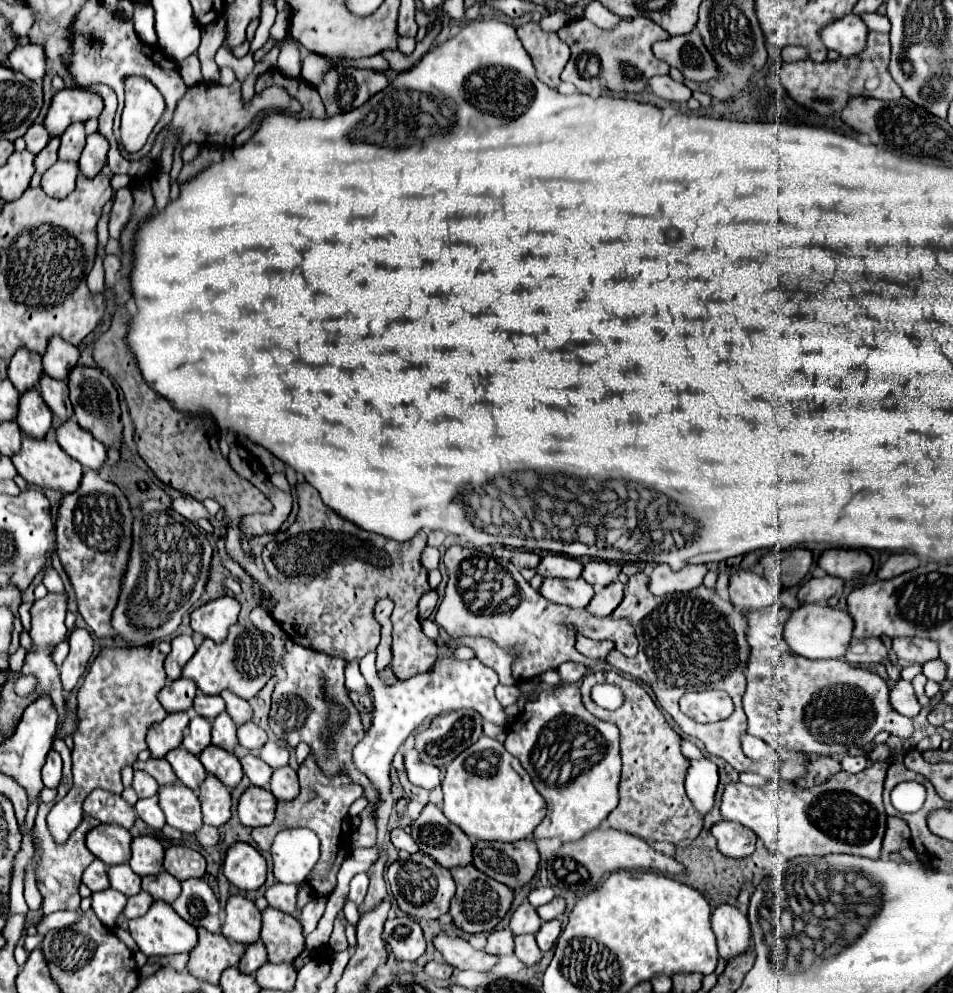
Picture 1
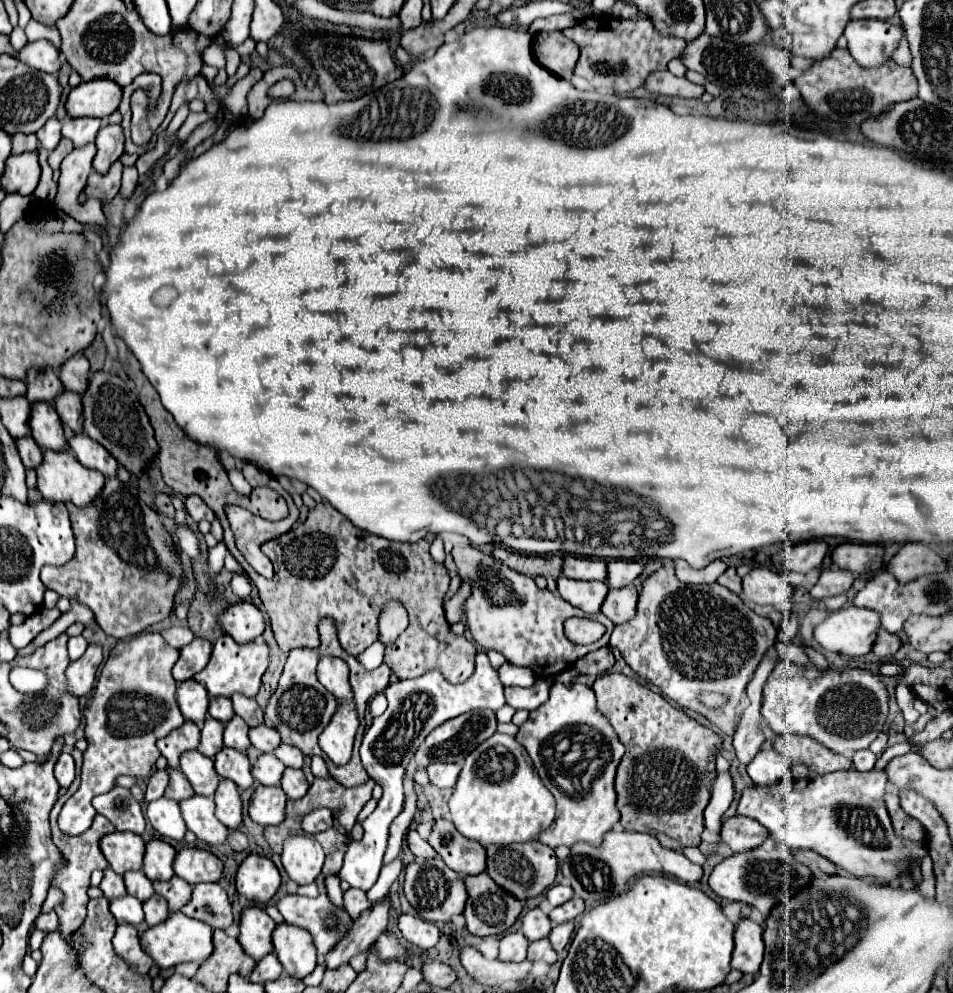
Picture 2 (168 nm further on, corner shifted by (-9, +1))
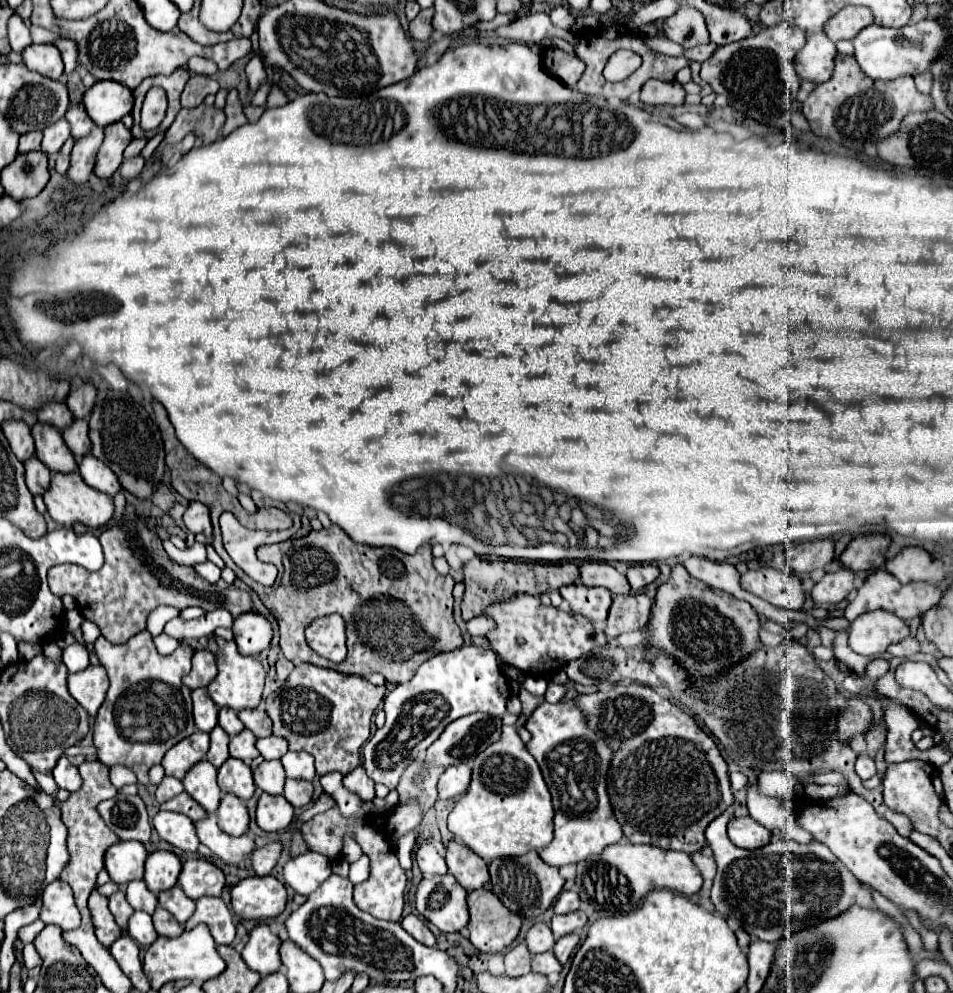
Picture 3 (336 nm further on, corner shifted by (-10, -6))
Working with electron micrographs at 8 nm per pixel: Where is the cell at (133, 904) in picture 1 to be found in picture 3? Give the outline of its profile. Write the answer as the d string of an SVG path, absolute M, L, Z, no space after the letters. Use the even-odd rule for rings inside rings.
M158 906L156 912L152 914L152 920L154 920L154 928L156 928L156 932L158 932L160 936L174 938L174 936L178 936L178 934L184 932L182 924L178 924L176 918L174 918L170 912L166 912L164 908L160 908L160 906Z

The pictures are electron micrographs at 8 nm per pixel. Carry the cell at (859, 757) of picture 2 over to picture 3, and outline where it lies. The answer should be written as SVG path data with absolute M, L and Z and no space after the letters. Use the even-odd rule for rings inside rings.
M860 754L858 760L856 760L856 774L862 778L862 780L868 780L876 774L876 766L874 766L874 760L868 756L868 754Z

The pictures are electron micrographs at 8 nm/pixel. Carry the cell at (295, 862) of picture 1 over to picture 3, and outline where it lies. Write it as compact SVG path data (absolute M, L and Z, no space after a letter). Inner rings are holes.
M306 852L286 862L284 866L284 880L286 884L298 892L298 894L312 894L328 876L330 870L330 858L322 856L318 852Z

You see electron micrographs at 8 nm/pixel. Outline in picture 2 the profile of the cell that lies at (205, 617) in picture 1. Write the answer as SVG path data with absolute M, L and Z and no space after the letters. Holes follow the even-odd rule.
M239 601L221 615L221 627L237 643L249 643L263 635L265 619L263 613L249 601Z

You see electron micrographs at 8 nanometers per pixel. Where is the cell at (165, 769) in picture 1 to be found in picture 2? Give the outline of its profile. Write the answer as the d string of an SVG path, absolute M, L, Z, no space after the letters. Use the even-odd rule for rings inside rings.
M167 769L167 771L169 771L169 777L171 777L171 781L165 789L167 799L183 801L183 799L189 799L191 795L195 795L193 787L187 783L187 777L181 771L177 771L177 769Z

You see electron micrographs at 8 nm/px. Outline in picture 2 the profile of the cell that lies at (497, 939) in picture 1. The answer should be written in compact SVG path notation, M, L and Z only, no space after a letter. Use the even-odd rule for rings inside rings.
M521 931L505 933L499 947L499 959L521 963L527 957L527 947L529 947L529 941L525 939L525 935L521 935Z

